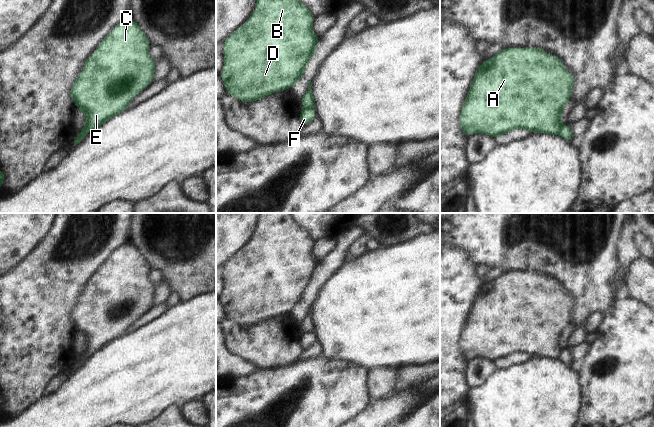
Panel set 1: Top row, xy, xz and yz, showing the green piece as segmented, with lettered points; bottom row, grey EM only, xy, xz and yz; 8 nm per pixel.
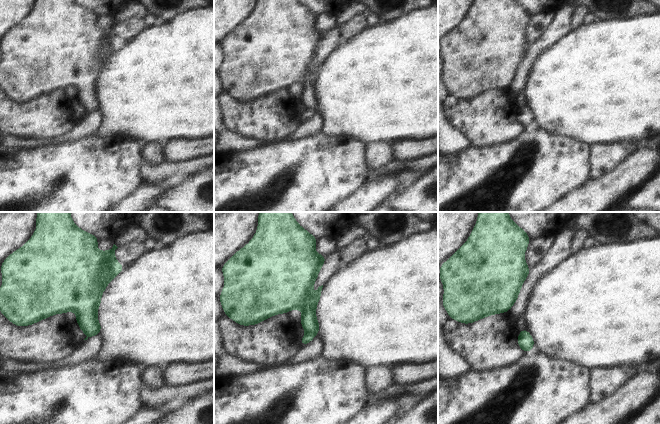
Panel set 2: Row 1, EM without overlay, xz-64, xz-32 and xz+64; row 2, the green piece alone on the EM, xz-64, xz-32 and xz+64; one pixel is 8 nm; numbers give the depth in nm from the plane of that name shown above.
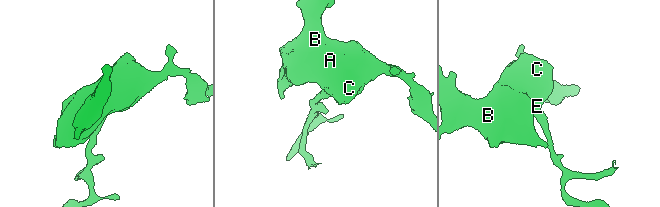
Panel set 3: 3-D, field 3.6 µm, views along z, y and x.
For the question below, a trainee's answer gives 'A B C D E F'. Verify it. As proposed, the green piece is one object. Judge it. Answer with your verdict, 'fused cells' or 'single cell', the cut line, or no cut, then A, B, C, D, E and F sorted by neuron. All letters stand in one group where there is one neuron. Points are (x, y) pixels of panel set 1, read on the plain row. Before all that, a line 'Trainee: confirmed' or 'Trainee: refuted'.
Trainee: refuted
fused cells; cut in xz along (304, 331), (312, 332); A B C D E / F

